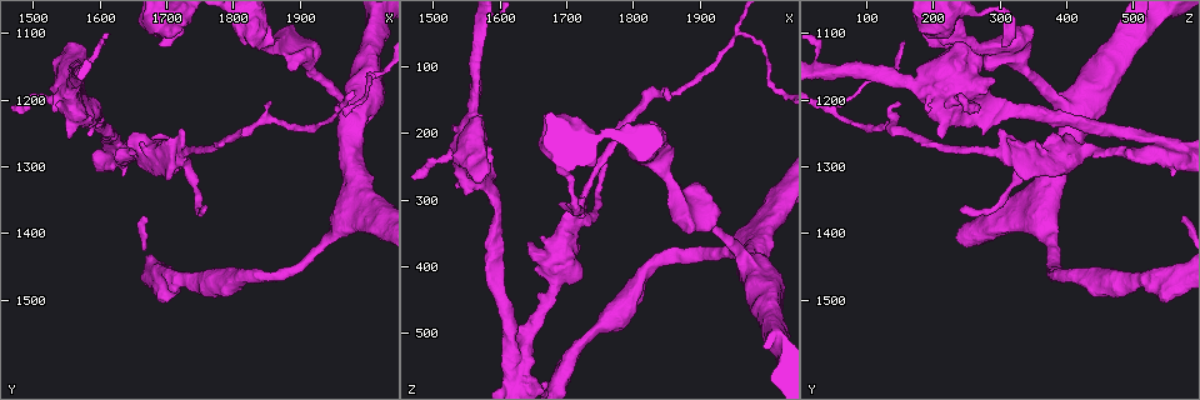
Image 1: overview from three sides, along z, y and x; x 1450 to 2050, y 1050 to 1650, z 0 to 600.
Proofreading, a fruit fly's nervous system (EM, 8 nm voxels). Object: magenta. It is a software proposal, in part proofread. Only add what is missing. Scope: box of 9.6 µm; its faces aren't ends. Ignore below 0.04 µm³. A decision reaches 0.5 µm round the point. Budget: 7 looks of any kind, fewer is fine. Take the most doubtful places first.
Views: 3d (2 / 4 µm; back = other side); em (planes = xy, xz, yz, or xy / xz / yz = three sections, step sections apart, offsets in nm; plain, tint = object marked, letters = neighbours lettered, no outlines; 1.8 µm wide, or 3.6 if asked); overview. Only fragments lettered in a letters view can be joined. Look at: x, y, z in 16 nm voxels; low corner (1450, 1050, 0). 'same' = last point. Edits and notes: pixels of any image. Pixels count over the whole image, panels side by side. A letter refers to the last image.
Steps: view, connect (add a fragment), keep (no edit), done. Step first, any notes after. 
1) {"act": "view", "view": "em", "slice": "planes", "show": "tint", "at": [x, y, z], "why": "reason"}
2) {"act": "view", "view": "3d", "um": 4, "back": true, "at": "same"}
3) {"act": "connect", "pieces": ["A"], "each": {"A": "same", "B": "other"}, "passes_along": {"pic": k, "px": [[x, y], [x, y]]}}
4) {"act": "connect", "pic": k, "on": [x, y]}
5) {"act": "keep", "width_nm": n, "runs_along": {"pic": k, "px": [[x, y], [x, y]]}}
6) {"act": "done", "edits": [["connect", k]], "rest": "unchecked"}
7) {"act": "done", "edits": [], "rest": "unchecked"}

{"act": "view", "view": "3d", "um": 2, "at": [1635, 1275, 535], "why": "side arm on a straight run"}

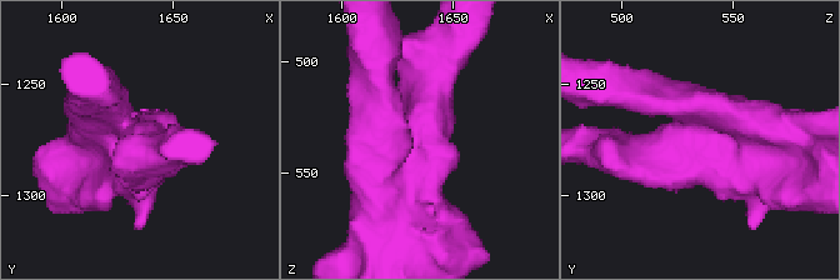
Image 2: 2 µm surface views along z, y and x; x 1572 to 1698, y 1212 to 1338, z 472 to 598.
{"act": "view", "view": "em", "slice": "xz", "step": 8, "show": "plain", "at": [1633, 1273, 539], "why": "need the tissue"}

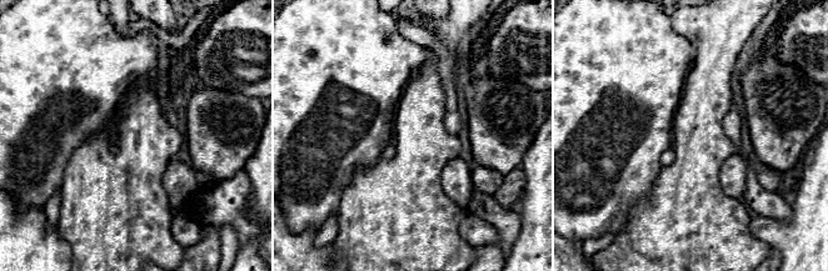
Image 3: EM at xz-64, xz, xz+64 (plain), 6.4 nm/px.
{"act": "view", "view": "em", "slice": "xz", "step": 8, "show": "letters", "at": "same", "why": "see the neighbours"}

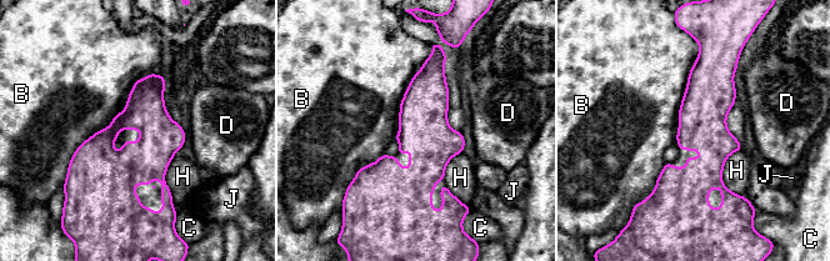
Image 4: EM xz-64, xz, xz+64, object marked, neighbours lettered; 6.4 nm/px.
{"act": "keep", "width_nm": 260, "each": {"B": "other", "C": "other", "D": "other", "H": "other", "J": "other"}, "runs_along": {"pic": 4, "px": [[435, 58], [426, 169], [410, 205]]}, "found": "no lettered fragment goes on from it"}

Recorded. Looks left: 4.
{"act": "view", "view": "em", "um": 3.6, "slice": "xy", "step": 4, "show": "letters", "at": [1695, 1120, 300], "why": "an open end"}

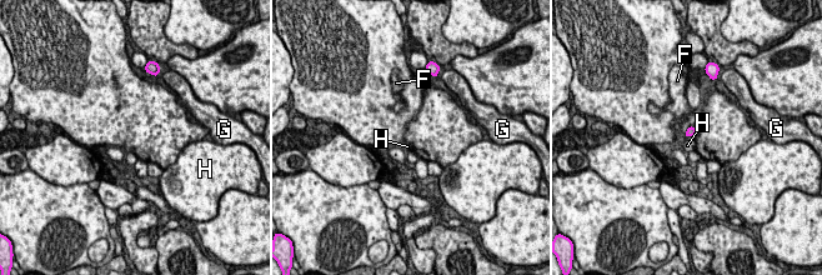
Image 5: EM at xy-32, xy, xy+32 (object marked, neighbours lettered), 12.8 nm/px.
{"act": "view", "view": "em", "um": 3.6, "slice": "yz", "step": 8, "show": "letters", "at": "same"}

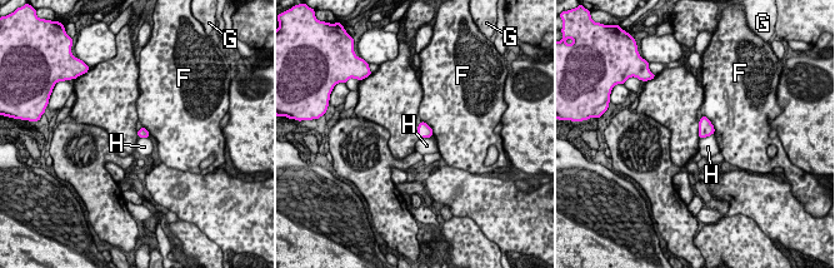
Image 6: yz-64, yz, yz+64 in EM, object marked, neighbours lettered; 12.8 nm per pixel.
{"act": "keep", "longest_contact_nm": ["F", 300], "each": {"F": "other", "G": "other", "H": "other"}, "found": "no lettered fragment goes on from it"}

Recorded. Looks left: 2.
{"act": "done", "edits": [], "rest": "unchecked"}

